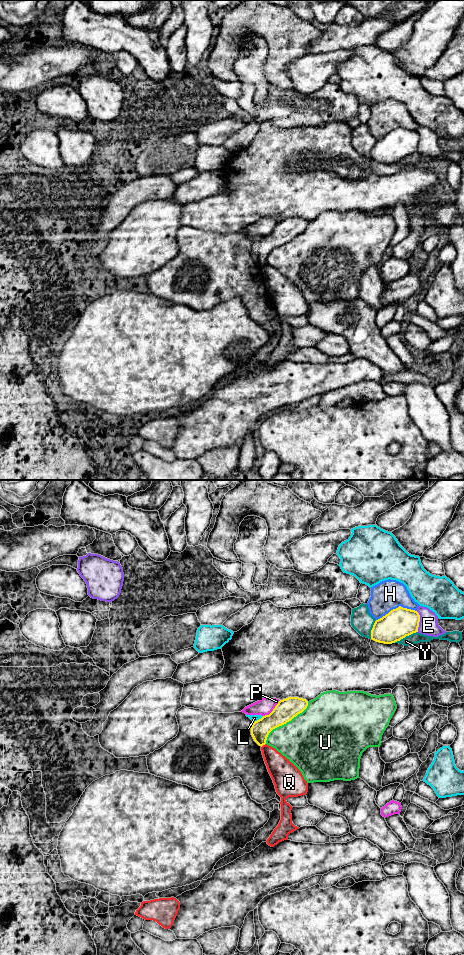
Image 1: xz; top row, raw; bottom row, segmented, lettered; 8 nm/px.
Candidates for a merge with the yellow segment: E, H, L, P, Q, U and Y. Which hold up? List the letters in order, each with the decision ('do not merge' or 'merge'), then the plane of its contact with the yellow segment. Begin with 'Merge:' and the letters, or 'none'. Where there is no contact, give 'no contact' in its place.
Merge: none
E: do not merge; meets yellow in xz
H: do not merge; meets yellow in xz
L: do not merge; meets yellow in xz
P: do not merge; meets yellow in xz
Q: do not merge; meets yellow in xz
U: do not merge; meets yellow in xz
Y: do not merge; meets yellow in xz

